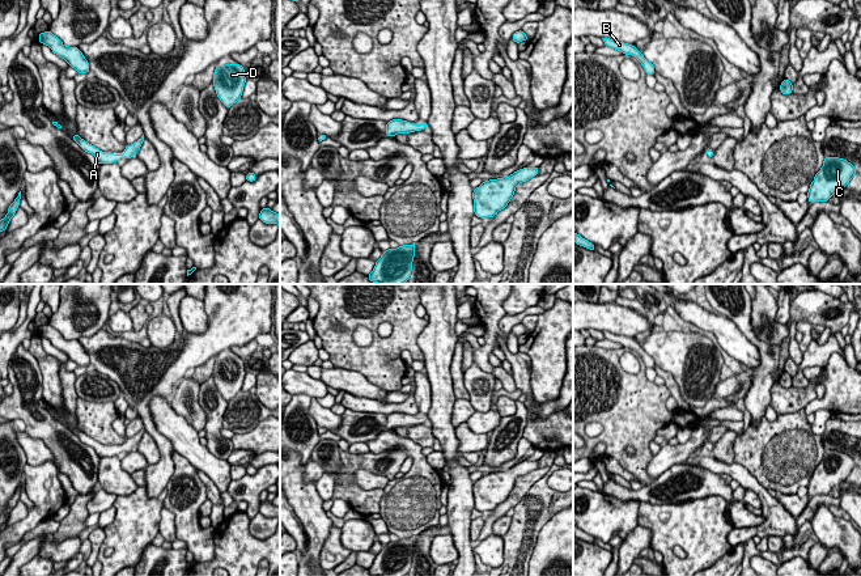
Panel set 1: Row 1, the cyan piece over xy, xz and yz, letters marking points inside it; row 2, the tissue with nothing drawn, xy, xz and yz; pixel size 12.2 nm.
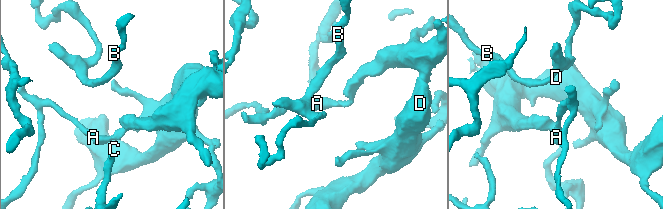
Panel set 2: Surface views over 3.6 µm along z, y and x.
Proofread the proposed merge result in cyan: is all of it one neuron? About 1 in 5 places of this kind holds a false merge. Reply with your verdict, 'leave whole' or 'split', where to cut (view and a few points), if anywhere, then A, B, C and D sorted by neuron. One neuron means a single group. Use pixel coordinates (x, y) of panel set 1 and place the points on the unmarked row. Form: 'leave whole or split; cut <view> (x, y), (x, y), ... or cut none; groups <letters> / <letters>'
leave whole; cut none; groups A B C D

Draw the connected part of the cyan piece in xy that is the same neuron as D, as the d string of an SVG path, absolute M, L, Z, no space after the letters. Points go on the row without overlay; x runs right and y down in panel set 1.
M241 357L216 359L212 376L217 390L229 402L242 390L245 361Z

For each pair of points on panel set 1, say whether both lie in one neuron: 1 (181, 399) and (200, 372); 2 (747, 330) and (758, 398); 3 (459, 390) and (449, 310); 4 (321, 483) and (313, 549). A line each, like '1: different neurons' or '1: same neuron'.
1: different neurons
2: same neuron
3: different neurons
4: different neurons

